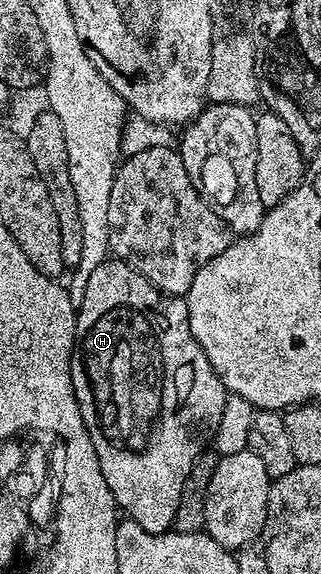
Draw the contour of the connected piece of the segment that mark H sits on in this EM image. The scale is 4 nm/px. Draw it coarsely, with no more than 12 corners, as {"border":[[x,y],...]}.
{"border":[[106,262],[72,385],[116,507],[160,536],[229,393],[187,299]]}

